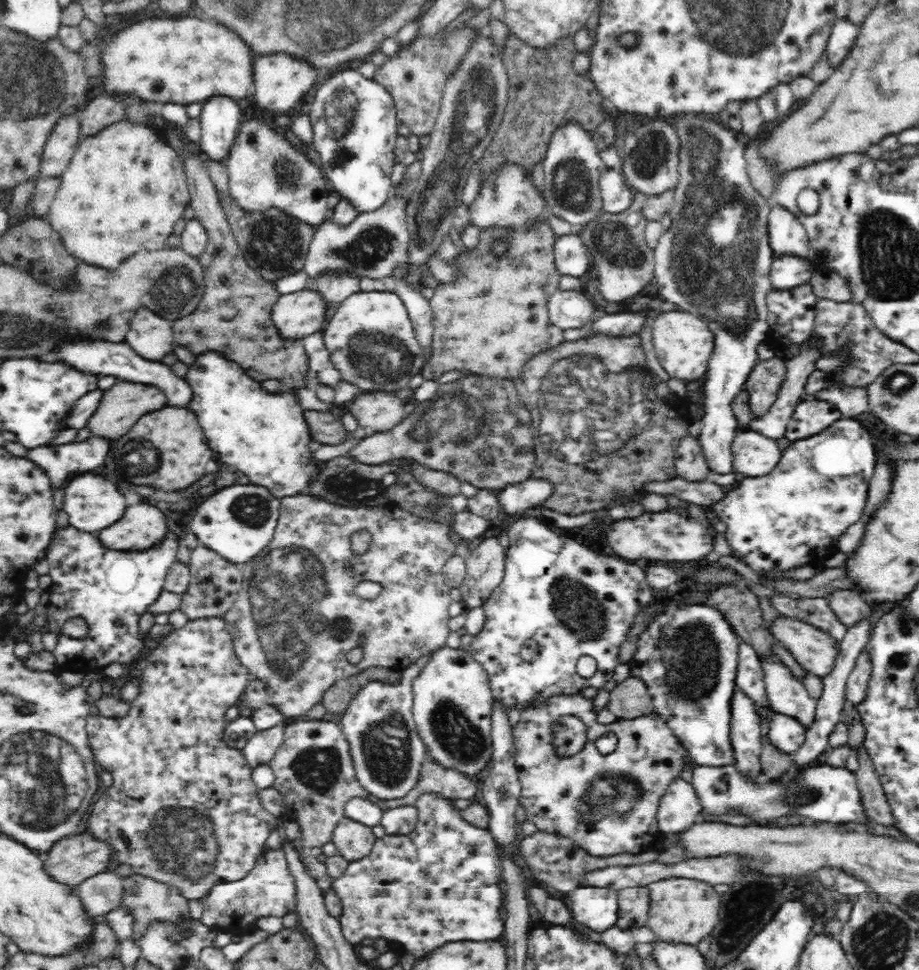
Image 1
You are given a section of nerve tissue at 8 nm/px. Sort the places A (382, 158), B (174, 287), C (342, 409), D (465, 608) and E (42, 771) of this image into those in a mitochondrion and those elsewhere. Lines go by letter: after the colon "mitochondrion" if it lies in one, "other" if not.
A: other
B: mitochondrion
C: other
D: other
E: mitochondrion

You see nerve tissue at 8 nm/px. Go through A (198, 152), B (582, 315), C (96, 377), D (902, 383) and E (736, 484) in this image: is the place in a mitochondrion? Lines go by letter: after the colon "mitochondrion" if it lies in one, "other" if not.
A: other
B: other
C: other
D: mitochondrion
E: other

